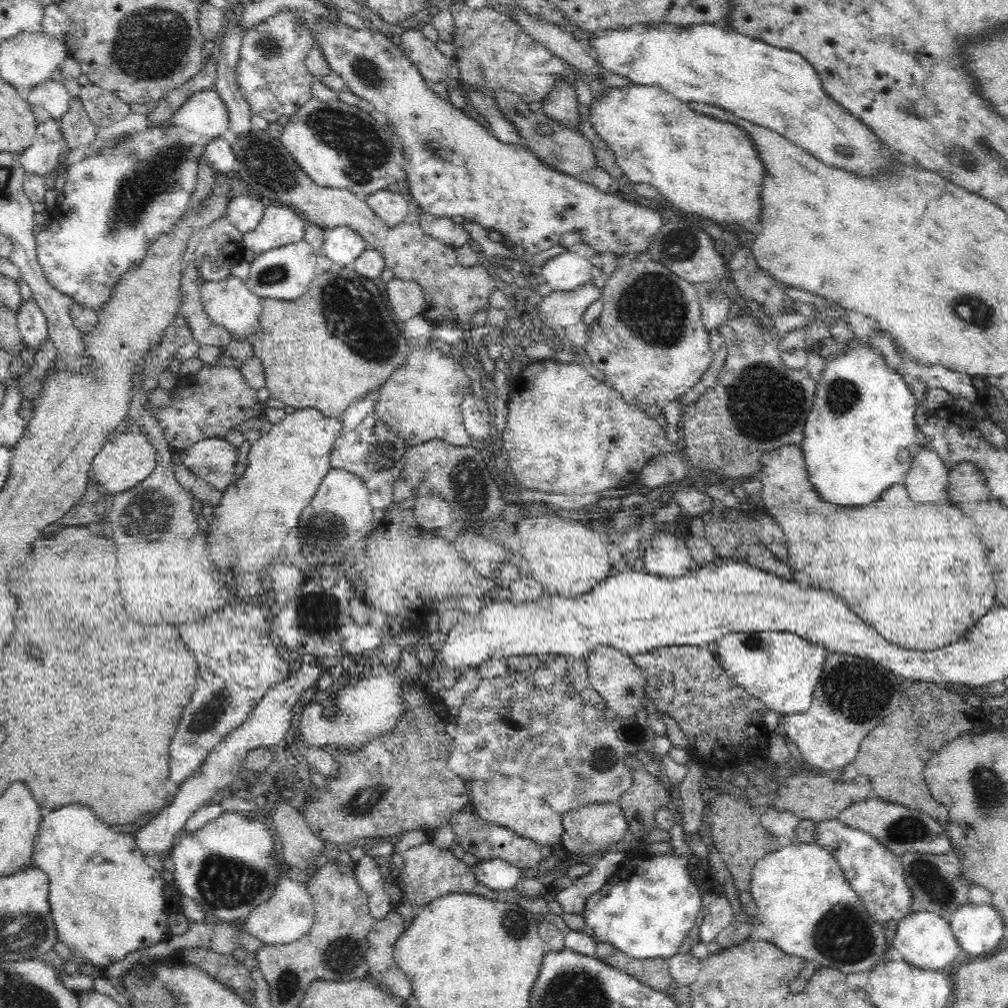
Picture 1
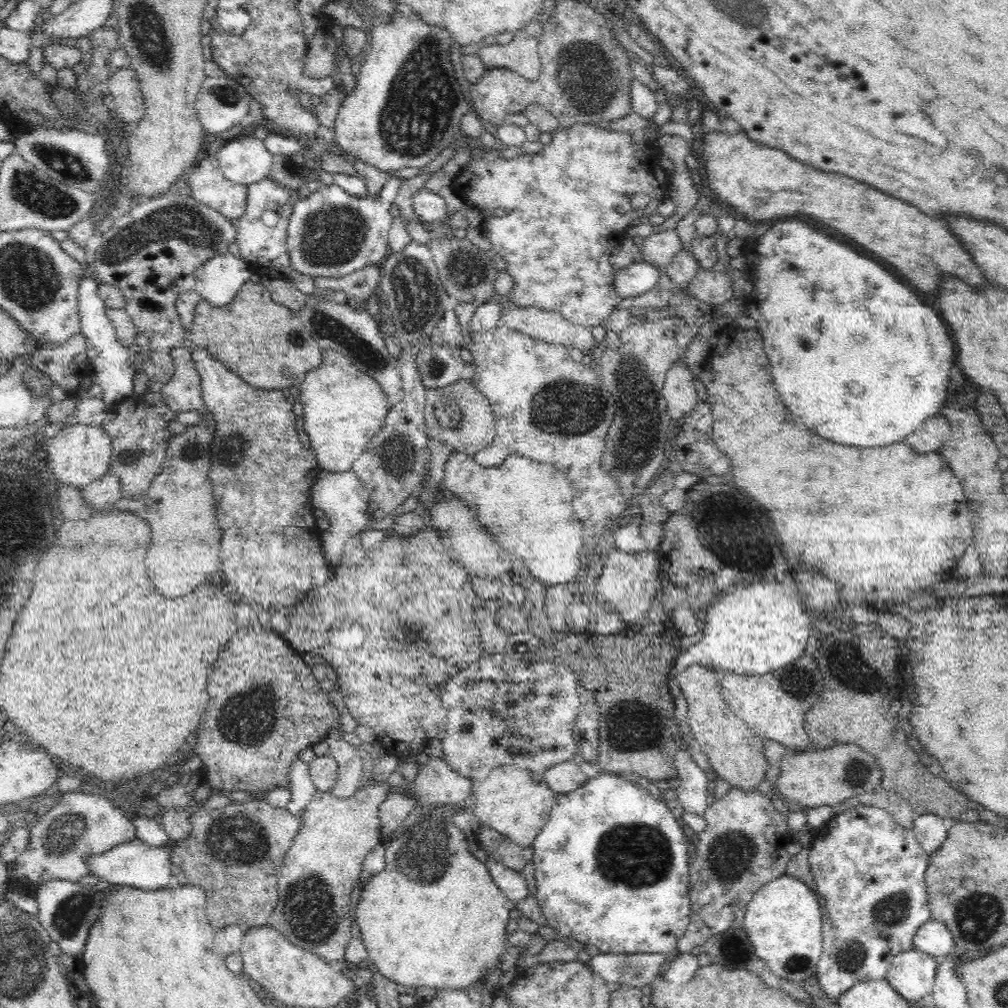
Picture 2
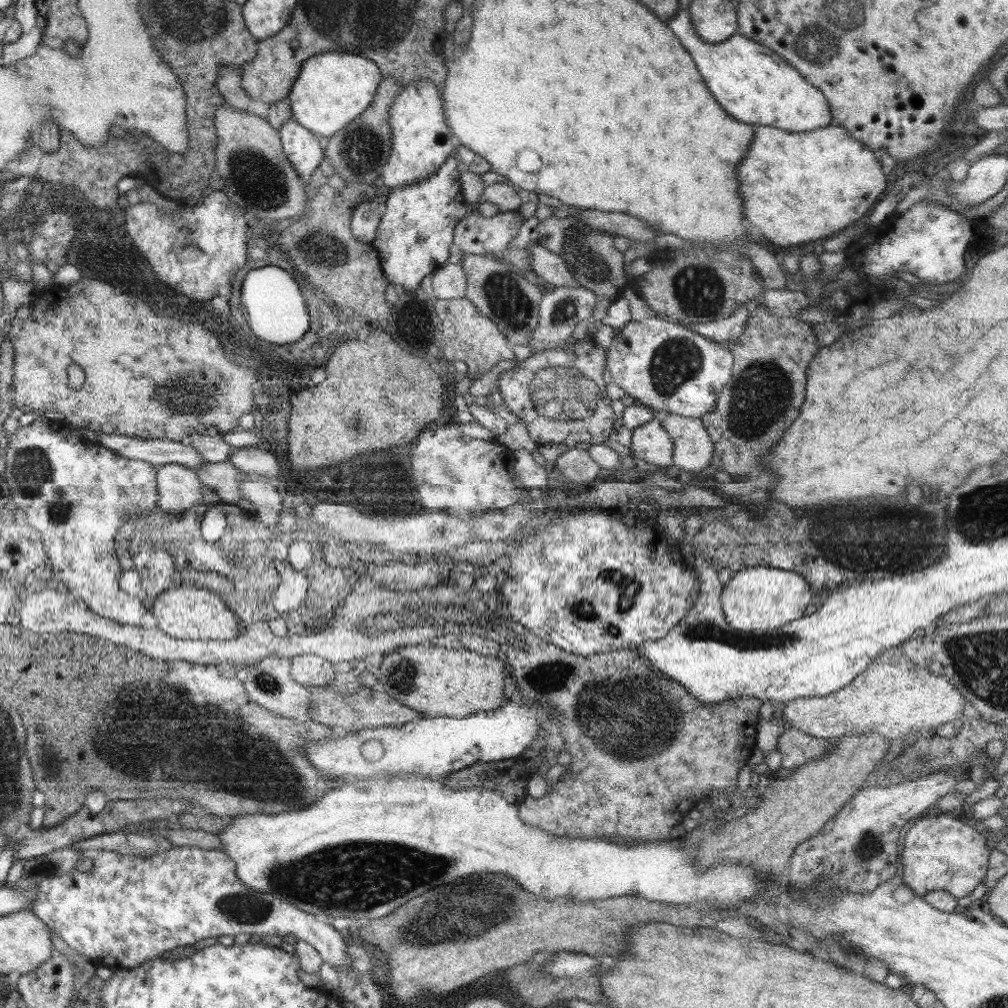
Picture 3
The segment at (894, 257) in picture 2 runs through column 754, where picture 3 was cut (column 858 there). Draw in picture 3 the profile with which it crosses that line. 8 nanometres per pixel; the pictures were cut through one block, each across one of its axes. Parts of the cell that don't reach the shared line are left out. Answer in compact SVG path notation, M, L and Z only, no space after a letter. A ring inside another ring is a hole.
M758 125L751 144L737 168L744 214L778 246L808 243L849 227L889 188L874 152L837 125L808 132Z

